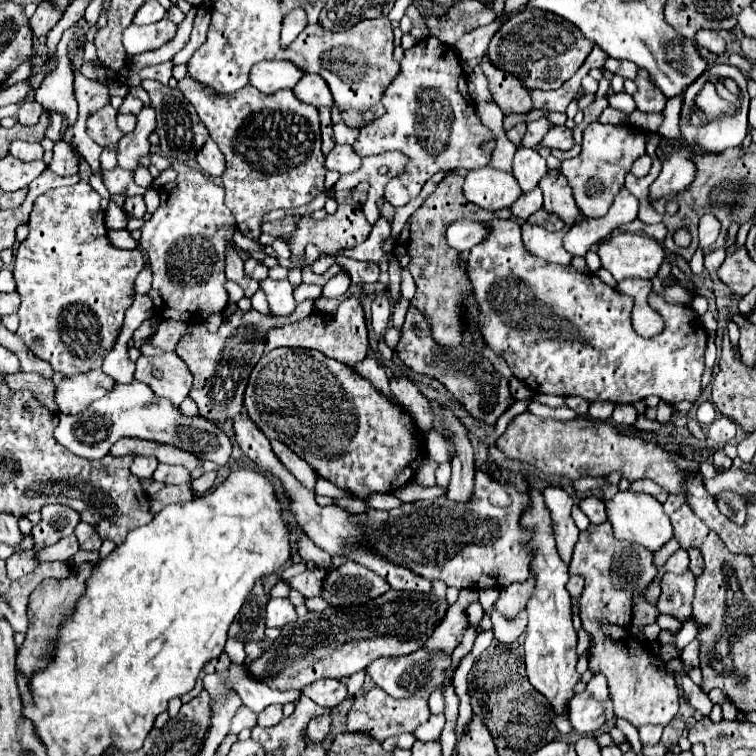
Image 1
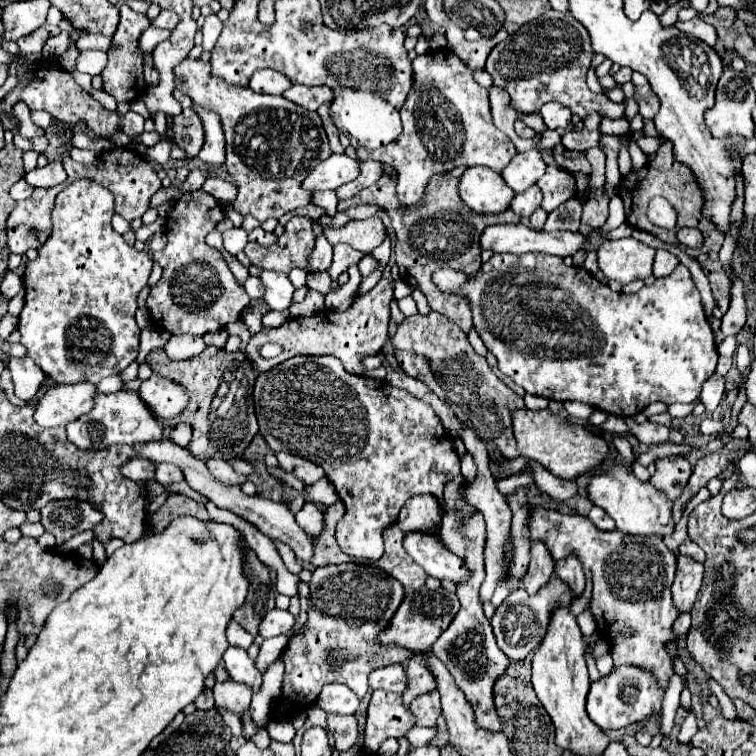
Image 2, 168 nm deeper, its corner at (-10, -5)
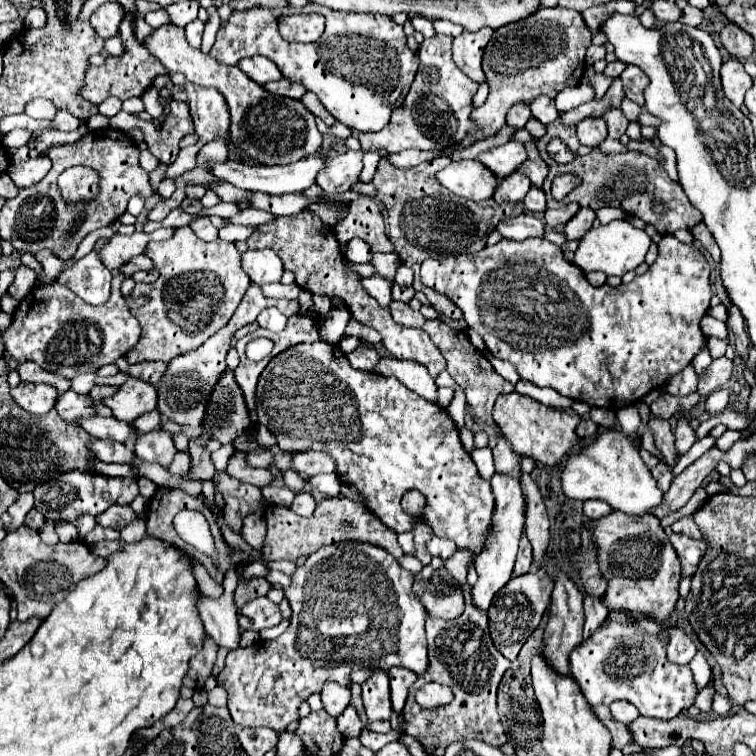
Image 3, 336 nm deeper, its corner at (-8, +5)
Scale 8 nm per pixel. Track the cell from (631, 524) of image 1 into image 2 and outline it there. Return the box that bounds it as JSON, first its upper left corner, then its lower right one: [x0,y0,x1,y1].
[588,465,674,537]

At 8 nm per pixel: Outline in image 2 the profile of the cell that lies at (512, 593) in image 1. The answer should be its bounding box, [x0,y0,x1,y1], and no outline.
[522,543,554,595]

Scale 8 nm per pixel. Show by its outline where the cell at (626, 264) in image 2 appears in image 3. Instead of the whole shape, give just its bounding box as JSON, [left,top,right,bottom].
[572,221,650,277]

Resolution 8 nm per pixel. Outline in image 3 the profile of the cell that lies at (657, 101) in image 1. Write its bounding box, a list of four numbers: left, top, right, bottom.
[620,65,648,105]

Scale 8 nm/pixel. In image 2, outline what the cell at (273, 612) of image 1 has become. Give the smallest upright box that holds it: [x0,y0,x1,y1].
[260,609,296,637]

